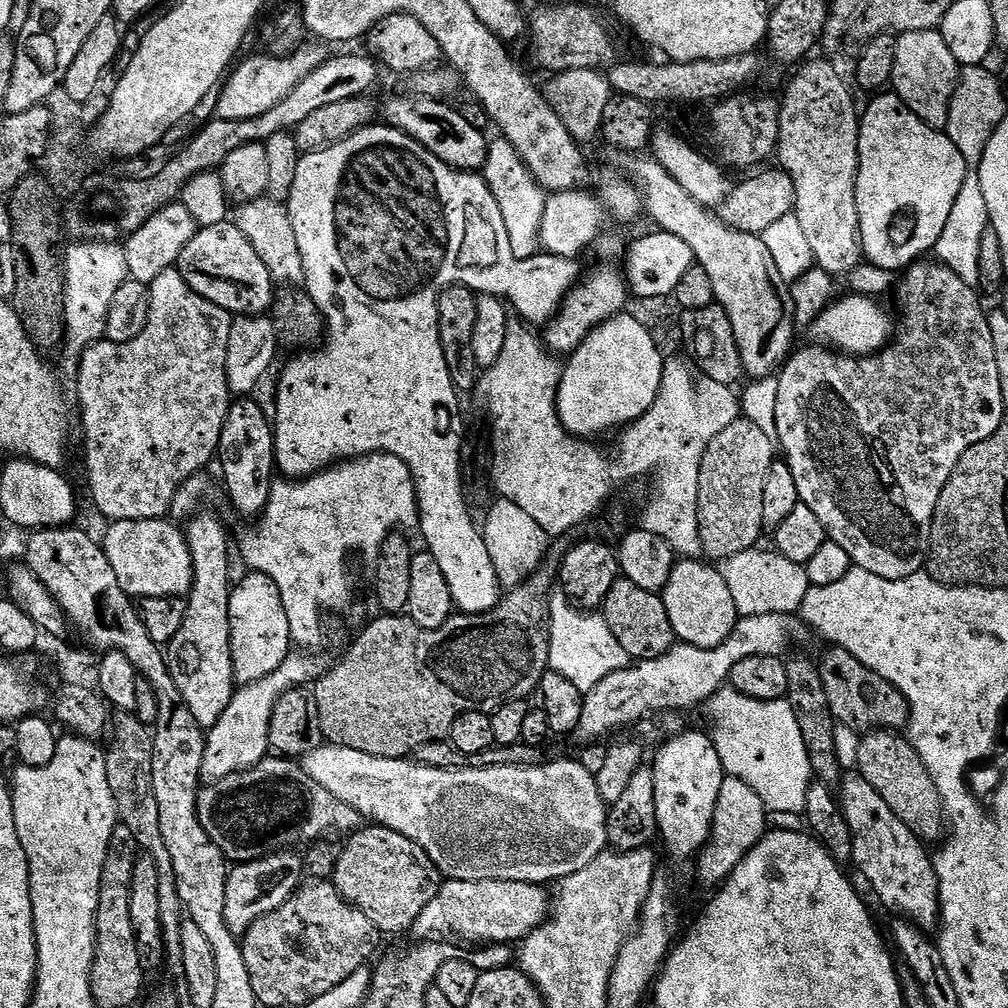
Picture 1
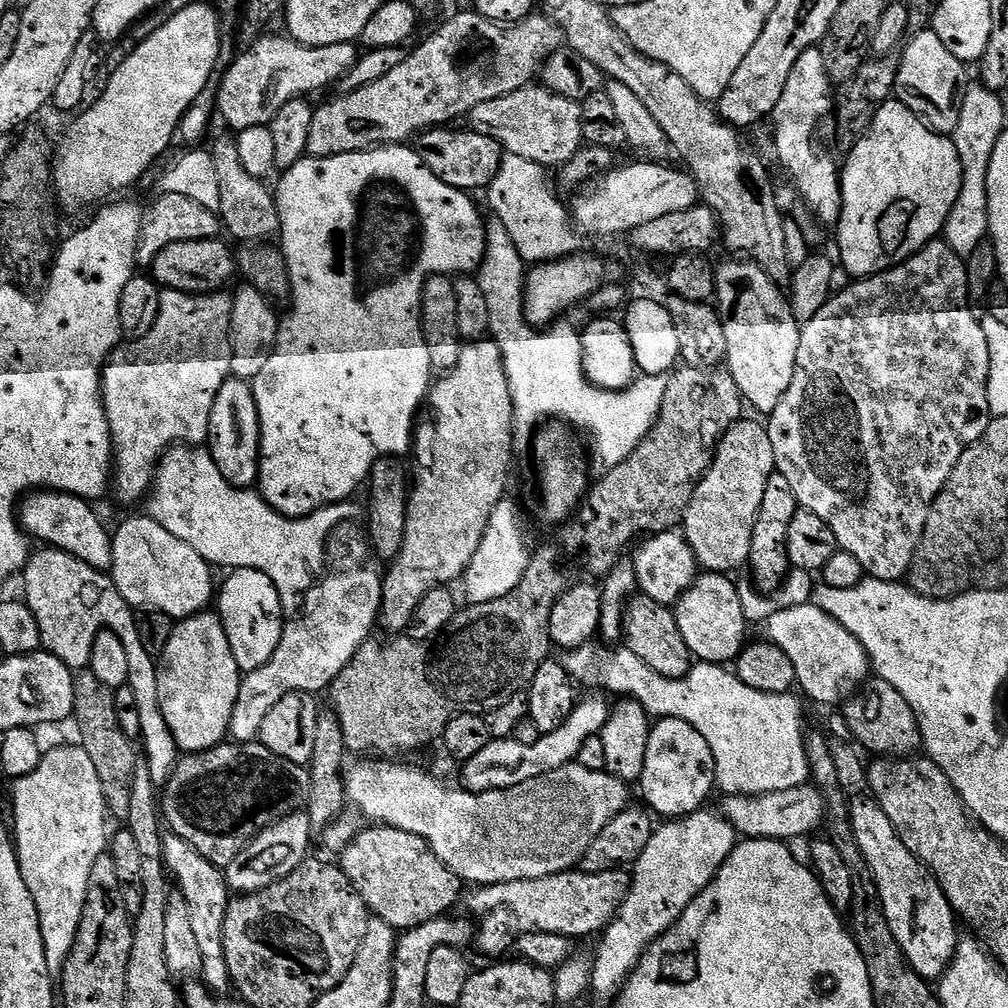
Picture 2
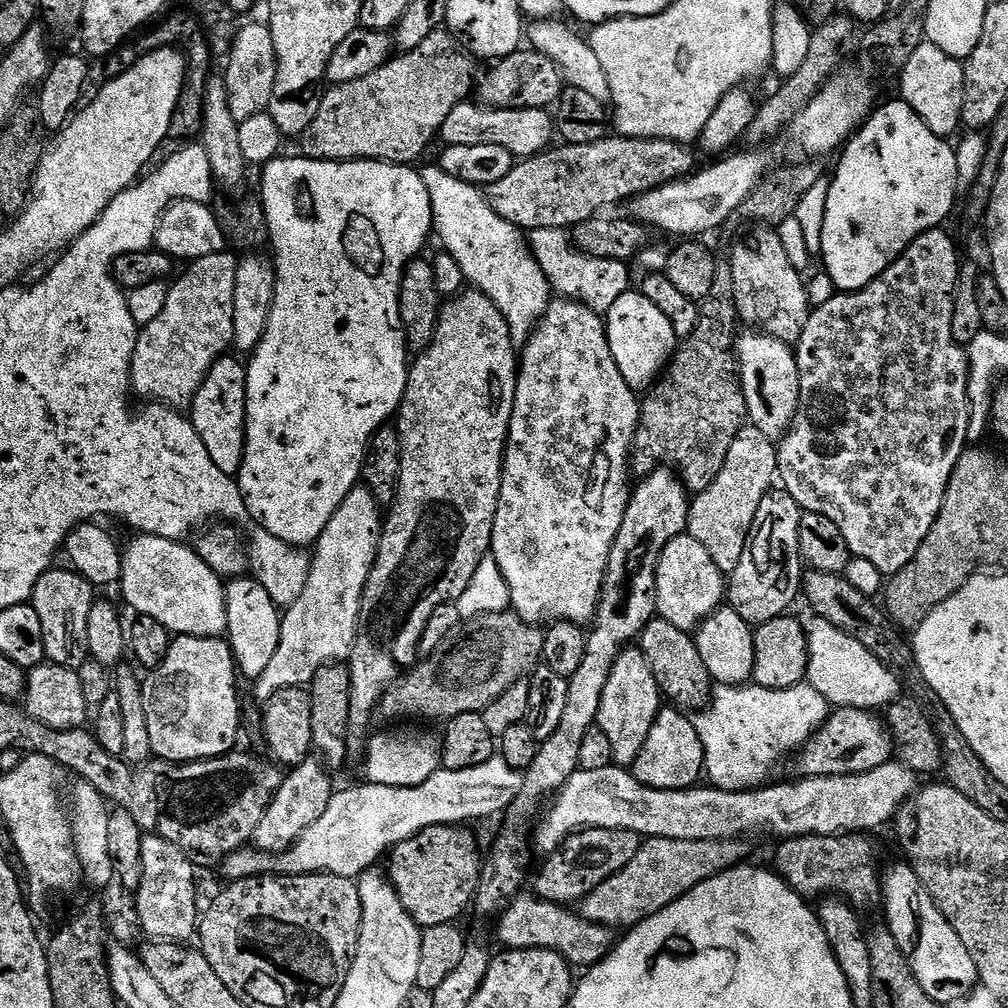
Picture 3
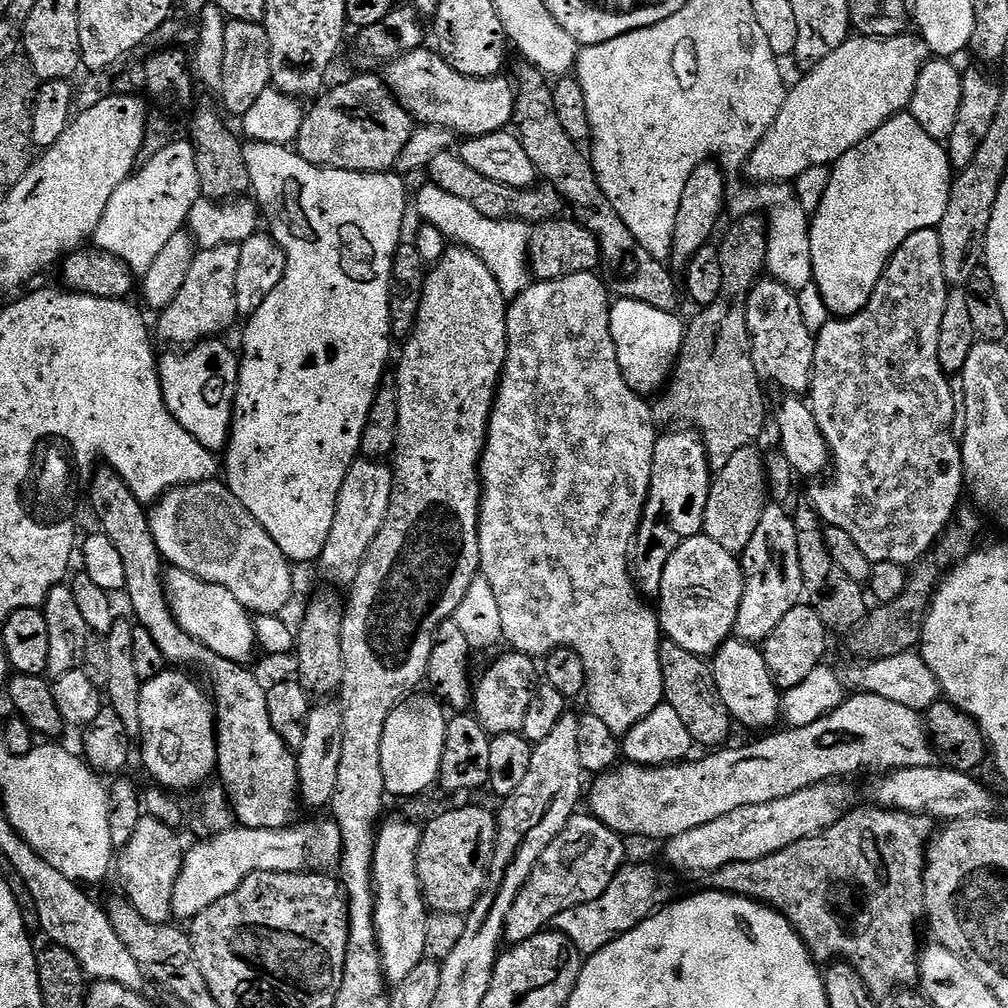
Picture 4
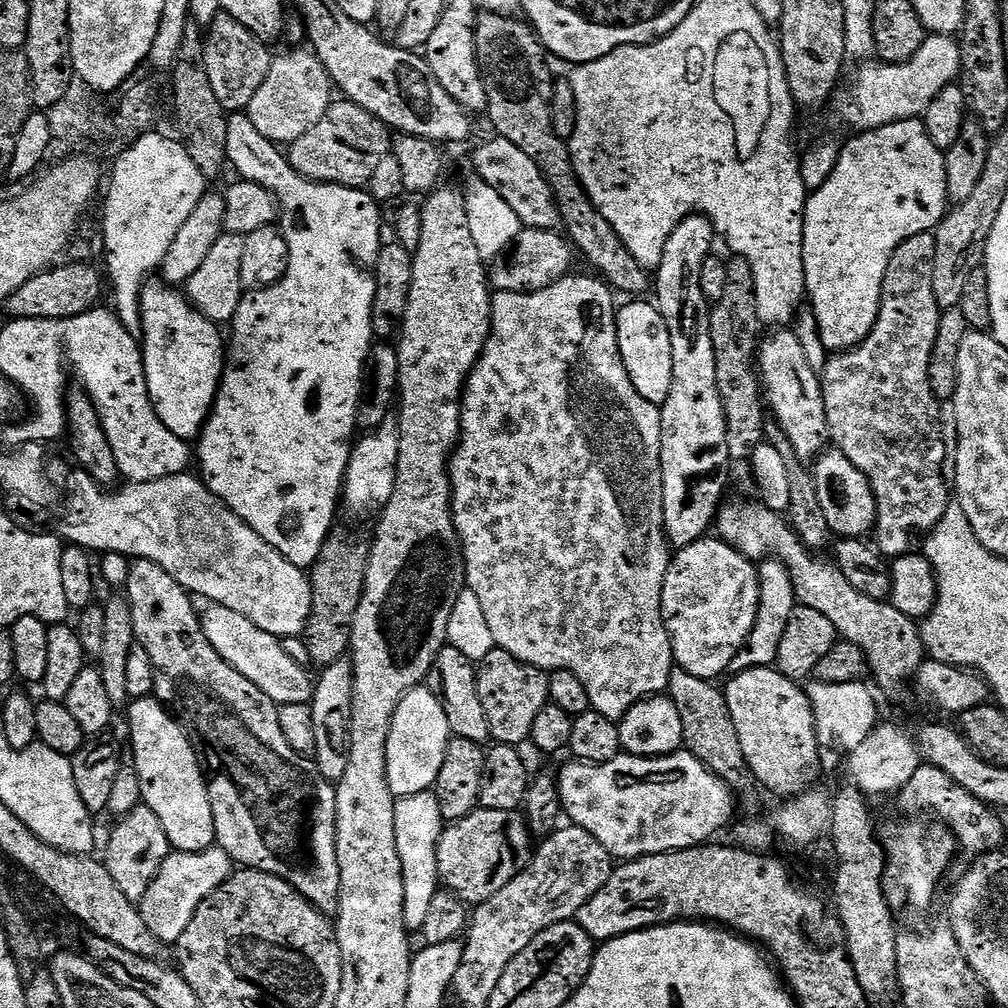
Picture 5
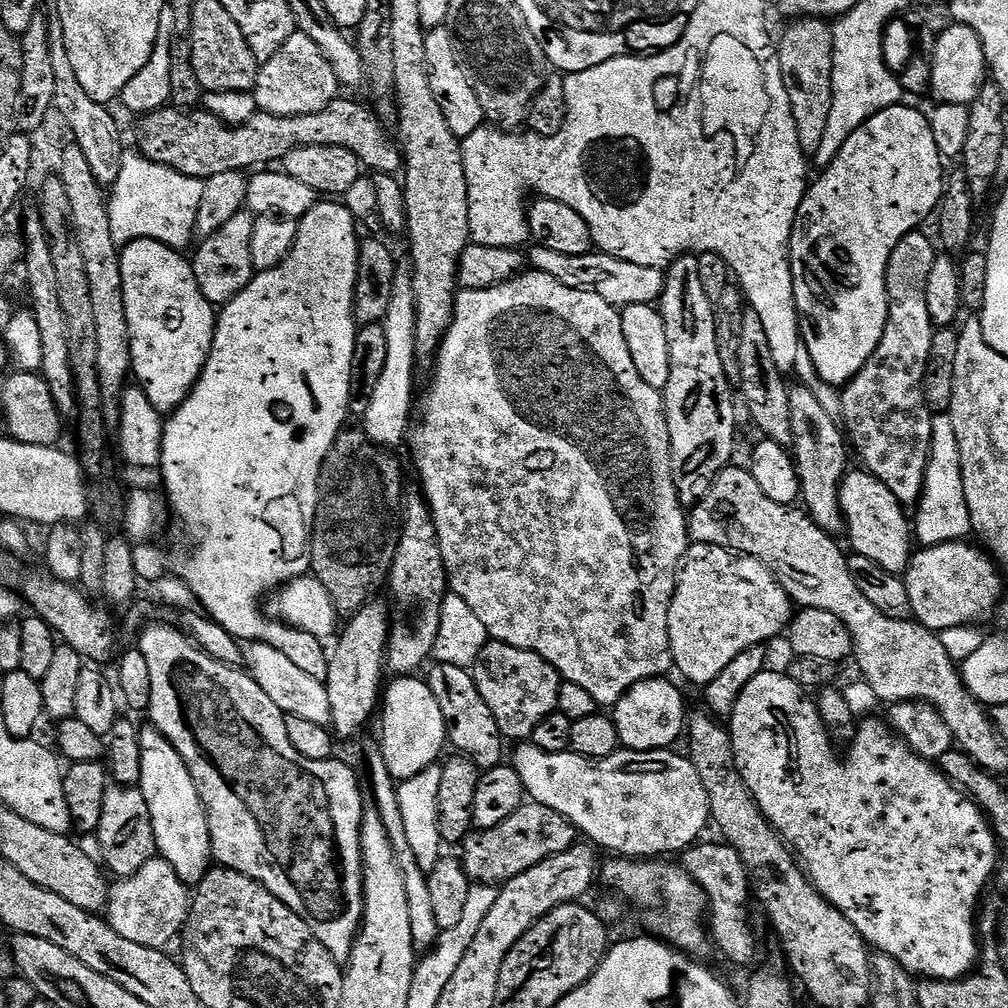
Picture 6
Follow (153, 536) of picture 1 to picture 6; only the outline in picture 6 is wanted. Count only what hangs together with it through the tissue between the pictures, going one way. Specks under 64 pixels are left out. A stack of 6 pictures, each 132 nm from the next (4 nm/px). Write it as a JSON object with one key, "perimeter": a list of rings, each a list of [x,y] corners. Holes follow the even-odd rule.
{"perimeter":[[[252,642],[243,649],[242,660],[258,686],[266,690],[274,706],[281,708],[285,716],[307,718],[310,722],[331,725],[332,711],[327,683],[318,678],[310,678],[310,674],[306,674],[300,664],[295,664],[291,656],[282,654],[282,650],[274,650],[274,646]]]}

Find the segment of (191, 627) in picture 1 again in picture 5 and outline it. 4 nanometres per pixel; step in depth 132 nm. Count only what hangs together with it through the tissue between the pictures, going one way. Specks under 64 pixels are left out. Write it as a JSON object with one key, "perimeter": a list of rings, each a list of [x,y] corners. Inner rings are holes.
{"perimeter":[[[144,696],[140,700],[132,700],[127,705],[128,732],[132,735],[131,763],[136,765],[138,782],[142,782],[143,807],[154,810],[158,822],[162,822],[162,830],[166,830],[169,845],[178,852],[204,852],[216,844],[214,830],[214,810],[210,810],[210,794],[206,773],[200,767],[200,756],[194,750],[186,730],[176,717],[152,696]]]}

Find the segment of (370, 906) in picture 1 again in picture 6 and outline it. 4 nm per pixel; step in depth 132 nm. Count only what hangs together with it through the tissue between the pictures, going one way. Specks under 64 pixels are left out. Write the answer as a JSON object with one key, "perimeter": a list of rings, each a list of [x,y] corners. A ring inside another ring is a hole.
{"perimeter":[[[526,802],[514,810],[506,822],[498,822],[498,826],[485,832],[473,831],[466,837],[462,845],[462,863],[469,881],[503,886],[518,874],[530,870],[530,866],[538,866],[538,862],[554,854],[562,854],[562,850],[570,850],[577,842],[576,827],[562,814],[558,814],[558,810]]]}

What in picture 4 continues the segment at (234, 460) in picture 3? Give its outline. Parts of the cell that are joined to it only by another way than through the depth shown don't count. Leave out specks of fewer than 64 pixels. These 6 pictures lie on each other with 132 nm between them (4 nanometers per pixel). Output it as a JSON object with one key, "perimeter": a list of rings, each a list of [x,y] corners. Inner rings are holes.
{"perimeter":[[[213,338],[210,340],[201,340],[200,343],[191,345],[181,356],[163,356],[158,360],[158,371],[160,373],[160,385],[162,386],[162,394],[166,406],[170,410],[170,414],[182,426],[182,430],[186,430],[186,434],[190,434],[207,450],[207,452],[214,452],[217,454],[223,453],[228,446],[228,437],[232,434],[232,409],[236,407],[236,383],[240,377],[240,361],[237,353],[232,353],[226,345],[223,344],[223,339]]]}

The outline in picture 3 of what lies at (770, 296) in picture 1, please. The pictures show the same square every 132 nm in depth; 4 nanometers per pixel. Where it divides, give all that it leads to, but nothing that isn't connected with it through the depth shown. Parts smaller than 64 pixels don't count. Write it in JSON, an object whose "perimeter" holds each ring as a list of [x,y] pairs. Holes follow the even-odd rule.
{"perimeter":[[[748,330],[737,339],[736,362],[742,394],[746,398],[747,423],[774,442],[783,440],[800,405],[800,375],[795,351],[773,336]]]}

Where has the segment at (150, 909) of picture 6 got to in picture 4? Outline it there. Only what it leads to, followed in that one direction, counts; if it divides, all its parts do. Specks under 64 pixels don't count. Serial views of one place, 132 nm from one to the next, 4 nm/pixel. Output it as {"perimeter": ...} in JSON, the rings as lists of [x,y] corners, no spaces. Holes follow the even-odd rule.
{"perimeter":[[[325,818],[321,824],[308,824],[305,828],[301,826],[289,826],[287,828],[245,828],[243,826],[234,826],[230,830],[226,830],[217,836],[210,836],[196,842],[193,848],[189,847],[184,853],[184,865],[178,874],[178,882],[174,882],[174,898],[172,899],[172,915],[177,921],[190,922],[198,914],[202,914],[202,910],[206,910],[206,906],[214,906],[214,902],[218,902],[218,898],[226,898],[226,894],[230,894],[234,890],[238,890],[238,886],[242,886],[242,882],[246,878],[250,878],[250,874],[255,872],[306,872],[309,870],[332,870],[339,865],[340,862],[340,831],[335,820]]]}

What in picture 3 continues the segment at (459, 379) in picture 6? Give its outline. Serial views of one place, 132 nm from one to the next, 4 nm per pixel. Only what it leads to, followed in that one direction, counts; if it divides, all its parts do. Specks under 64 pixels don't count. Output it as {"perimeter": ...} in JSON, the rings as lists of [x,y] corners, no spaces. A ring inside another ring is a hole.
{"perimeter":[[[553,299],[548,305],[546,314],[537,324],[536,331],[528,339],[527,344],[523,345],[518,356],[514,414],[508,427],[508,444],[504,447],[502,490],[498,502],[498,514],[494,518],[494,534],[490,549],[490,555],[498,562],[498,570],[502,570],[502,578],[506,578],[506,586],[510,588],[511,611],[528,624],[547,626],[557,620],[568,620],[571,624],[588,626],[596,617],[596,607],[600,601],[600,594],[604,591],[606,562],[610,562],[610,550],[614,546],[614,538],[618,538],[618,530],[622,530],[622,518],[628,505],[630,457],[636,428],[640,425],[640,405],[637,393],[633,392],[626,378],[622,378],[622,370],[618,370],[614,354],[610,354],[608,329],[601,313],[590,310],[578,300]],[[629,646],[621,652],[610,674],[606,678],[606,688],[602,690],[602,706],[598,706],[598,727],[606,733],[606,739],[610,741],[610,754],[613,765],[631,769],[632,763],[642,752],[642,746],[646,744],[646,737],[650,735],[650,726],[654,726],[656,716],[662,707],[662,693],[654,674],[650,670],[650,662],[640,653],[639,647]]]}

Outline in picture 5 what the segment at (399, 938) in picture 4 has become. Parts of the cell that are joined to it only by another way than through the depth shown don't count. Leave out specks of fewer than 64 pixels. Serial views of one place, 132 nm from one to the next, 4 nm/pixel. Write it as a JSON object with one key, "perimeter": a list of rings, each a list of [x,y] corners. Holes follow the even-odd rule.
{"perimeter":[[[431,791],[397,799],[394,810],[394,834],[398,842],[398,858],[402,862],[404,883],[404,921],[409,930],[423,929],[430,901],[441,887],[438,874],[438,842],[446,827],[442,810]]]}

